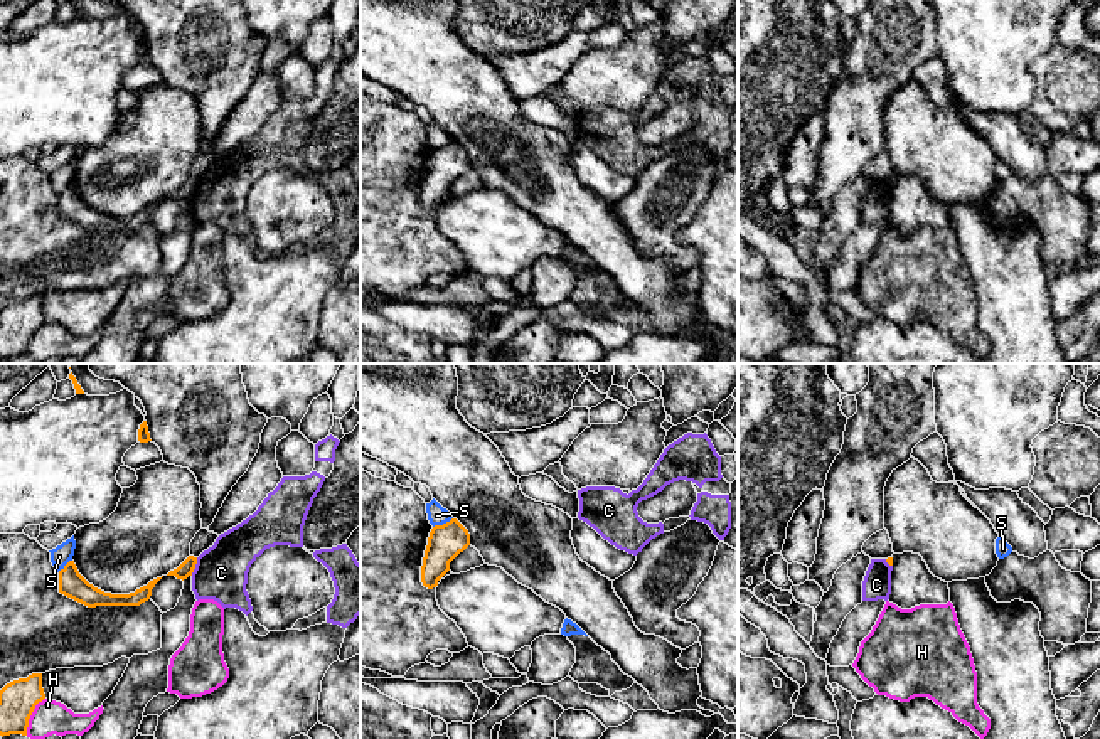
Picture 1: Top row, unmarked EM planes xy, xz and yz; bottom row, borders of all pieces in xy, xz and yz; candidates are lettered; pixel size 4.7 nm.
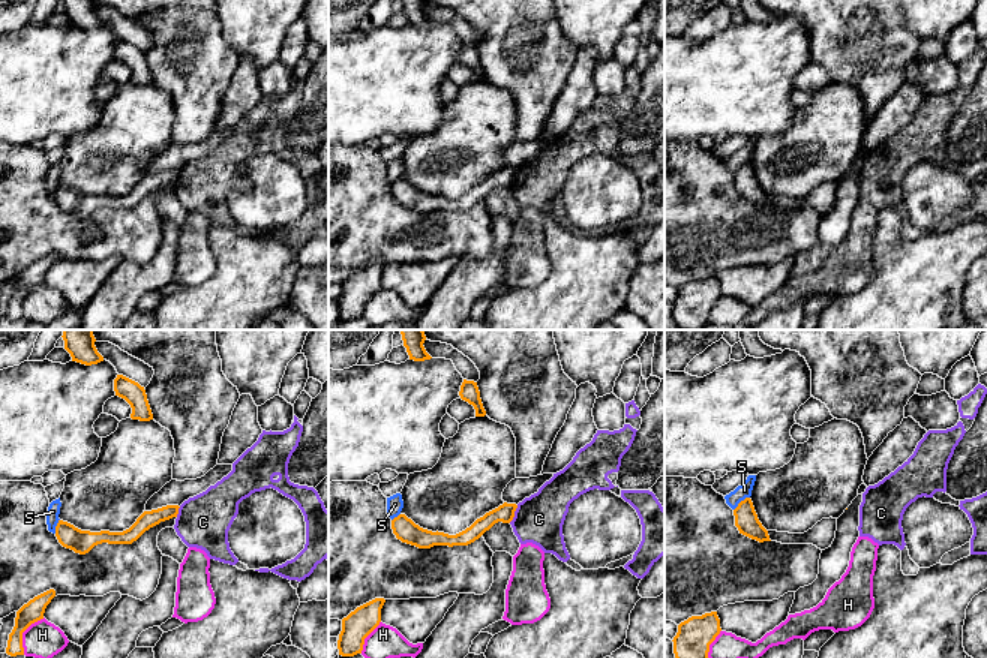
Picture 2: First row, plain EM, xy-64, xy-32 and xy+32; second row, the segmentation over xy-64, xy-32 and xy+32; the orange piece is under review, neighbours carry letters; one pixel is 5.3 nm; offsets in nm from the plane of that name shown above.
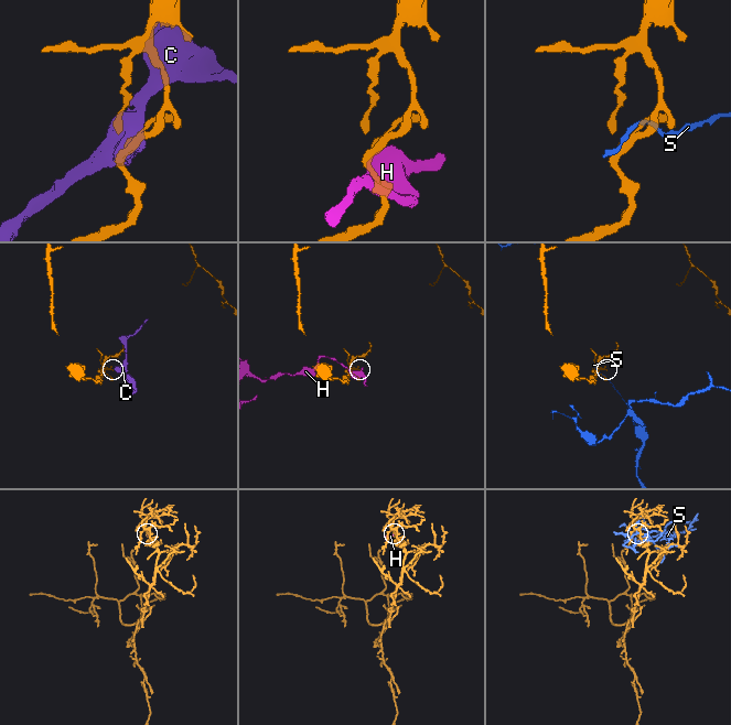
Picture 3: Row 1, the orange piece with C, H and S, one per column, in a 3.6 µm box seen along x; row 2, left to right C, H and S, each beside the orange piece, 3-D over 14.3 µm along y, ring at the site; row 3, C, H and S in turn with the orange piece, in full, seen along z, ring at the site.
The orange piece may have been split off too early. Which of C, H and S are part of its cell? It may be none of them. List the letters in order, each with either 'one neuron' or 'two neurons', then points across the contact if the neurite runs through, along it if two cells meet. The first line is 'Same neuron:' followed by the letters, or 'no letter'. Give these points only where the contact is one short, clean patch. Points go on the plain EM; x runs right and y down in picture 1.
Same neuron: no letter
C: two neurons; border xy (197, 180), (191, 197)
H: two neurons; border xy (44, 320), (36, 329), (26, 357)
S: two neurons

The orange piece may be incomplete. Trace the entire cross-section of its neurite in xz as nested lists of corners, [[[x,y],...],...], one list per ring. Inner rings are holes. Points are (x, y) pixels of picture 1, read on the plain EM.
[[[451,141],[443,148],[435,148],[428,160],[428,168],[421,189],[421,205],[433,212],[450,194],[450,185],[470,168],[468,153]]]

